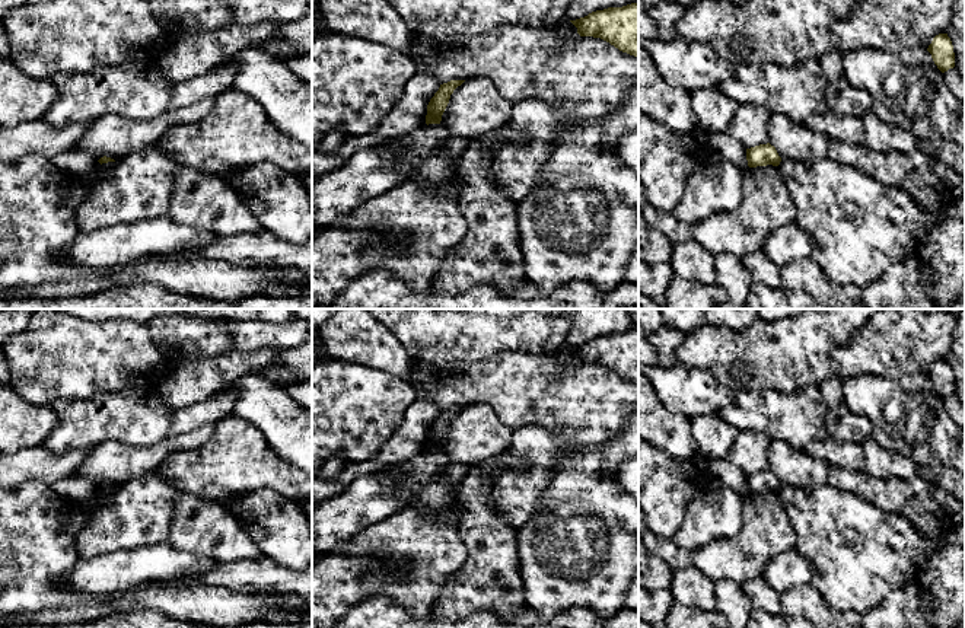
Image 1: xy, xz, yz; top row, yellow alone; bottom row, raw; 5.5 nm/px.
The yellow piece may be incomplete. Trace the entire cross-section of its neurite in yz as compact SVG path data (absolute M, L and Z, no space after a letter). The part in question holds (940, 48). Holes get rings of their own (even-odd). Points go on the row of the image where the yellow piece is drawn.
M948 34L936 35L927 51L931 54L934 64L942 73L955 67L953 45Z

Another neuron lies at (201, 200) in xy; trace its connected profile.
M185 165L175 172L168 216L176 223L219 238L262 232L261 223L222 175L195 170Z

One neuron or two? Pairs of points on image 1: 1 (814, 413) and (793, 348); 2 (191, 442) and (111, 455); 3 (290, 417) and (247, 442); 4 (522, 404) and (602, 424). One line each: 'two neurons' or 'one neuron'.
1: two neurons
2: one neuron
3: two neurons
4: one neuron

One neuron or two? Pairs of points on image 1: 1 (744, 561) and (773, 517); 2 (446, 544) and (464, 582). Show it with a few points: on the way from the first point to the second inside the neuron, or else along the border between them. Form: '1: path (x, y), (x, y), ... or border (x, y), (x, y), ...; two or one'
1: path (749, 551), (764, 535), (766, 528); one
2: border (461, 535), (465, 561), (445, 580), (438, 596); two

